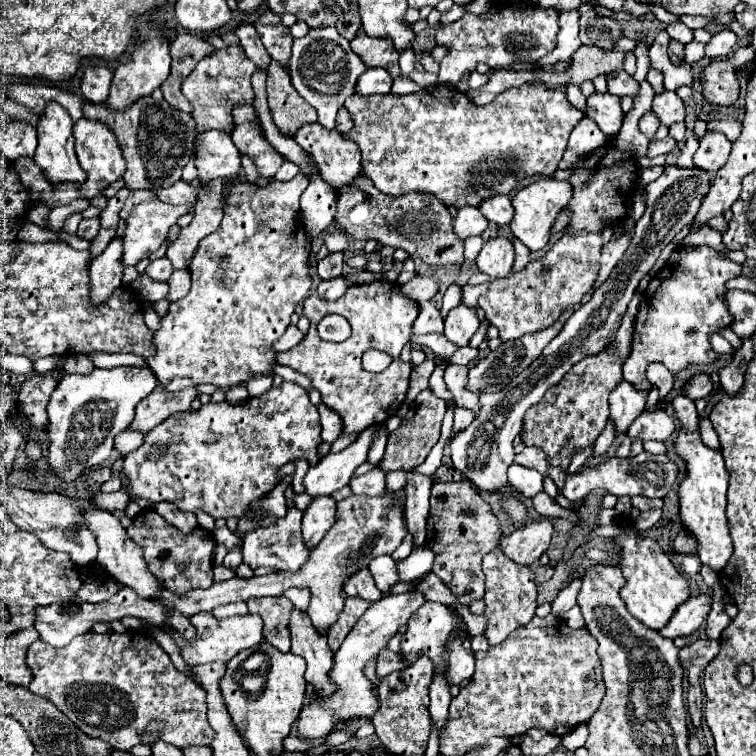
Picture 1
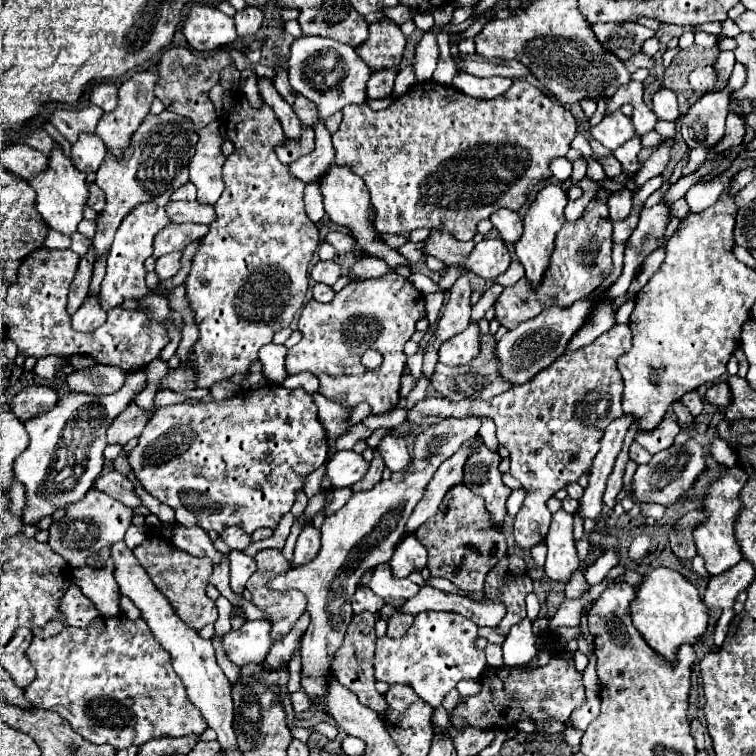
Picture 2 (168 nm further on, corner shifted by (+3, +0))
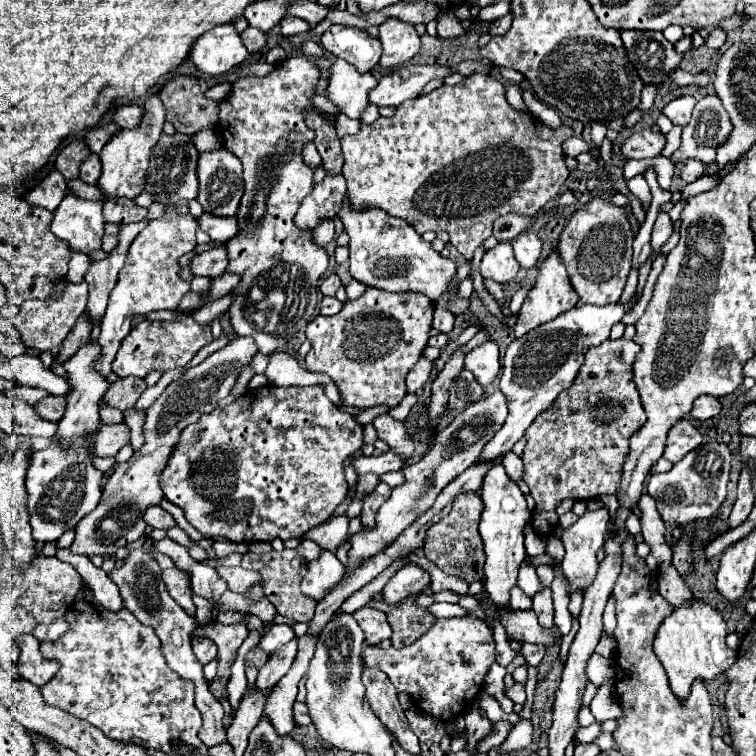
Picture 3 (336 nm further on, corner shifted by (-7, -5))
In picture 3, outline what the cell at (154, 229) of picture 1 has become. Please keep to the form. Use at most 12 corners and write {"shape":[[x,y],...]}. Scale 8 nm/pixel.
{"shape":[[174,207],[132,241],[102,317],[108,377],[134,315],[176,309],[196,217]]}

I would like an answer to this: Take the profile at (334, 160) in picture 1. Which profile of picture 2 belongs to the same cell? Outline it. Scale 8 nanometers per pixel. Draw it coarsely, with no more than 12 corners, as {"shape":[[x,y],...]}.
{"shape":[[350,168],[322,180],[326,214],[364,256],[412,268],[372,222],[368,188]]}

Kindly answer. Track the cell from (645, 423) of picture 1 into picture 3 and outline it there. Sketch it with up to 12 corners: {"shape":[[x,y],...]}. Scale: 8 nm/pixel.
{"shape":[[686,419],[670,433],[664,457],[680,461],[702,443],[702,433]]}

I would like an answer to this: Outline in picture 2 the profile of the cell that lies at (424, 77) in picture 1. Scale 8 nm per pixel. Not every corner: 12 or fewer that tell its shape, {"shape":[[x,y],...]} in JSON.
{"shape":[[384,18],[356,54],[372,70],[400,64],[406,36]]}

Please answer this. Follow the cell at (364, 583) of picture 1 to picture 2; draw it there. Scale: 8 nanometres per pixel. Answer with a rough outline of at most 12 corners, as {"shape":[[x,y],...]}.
{"shape":[[356,588],[354,614],[372,612],[378,618],[384,600],[370,588]]}

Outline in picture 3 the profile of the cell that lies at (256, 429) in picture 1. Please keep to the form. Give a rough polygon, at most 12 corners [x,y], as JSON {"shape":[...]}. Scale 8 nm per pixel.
{"shape":[[320,385],[188,425],[160,485],[204,537],[336,511],[362,427]]}

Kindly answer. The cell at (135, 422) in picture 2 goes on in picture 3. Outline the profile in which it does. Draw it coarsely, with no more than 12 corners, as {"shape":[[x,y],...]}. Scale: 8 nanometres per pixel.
{"shape":[[126,423],[102,425],[96,455],[114,457],[130,443]]}

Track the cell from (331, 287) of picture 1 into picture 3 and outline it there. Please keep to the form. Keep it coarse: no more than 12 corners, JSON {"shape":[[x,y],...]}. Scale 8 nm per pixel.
{"shape":[[324,297],[320,303],[322,315],[334,315],[342,309],[336,297]]}

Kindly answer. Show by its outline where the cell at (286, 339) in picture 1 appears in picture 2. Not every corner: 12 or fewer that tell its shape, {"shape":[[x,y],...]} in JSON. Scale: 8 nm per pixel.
{"shape":[[266,344],[258,352],[262,376],[282,384],[284,346]]}

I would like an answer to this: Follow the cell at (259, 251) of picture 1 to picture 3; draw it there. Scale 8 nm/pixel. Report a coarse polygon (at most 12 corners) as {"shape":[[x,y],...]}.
{"shape":[[318,67],[242,77],[218,133],[244,165],[228,309],[270,355],[308,325],[328,253],[302,111]]}

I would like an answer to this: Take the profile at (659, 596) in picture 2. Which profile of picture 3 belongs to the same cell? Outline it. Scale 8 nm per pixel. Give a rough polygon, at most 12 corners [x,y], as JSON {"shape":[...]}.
{"shape":[[702,599],[676,607],[654,653],[684,701],[736,663],[726,621]]}

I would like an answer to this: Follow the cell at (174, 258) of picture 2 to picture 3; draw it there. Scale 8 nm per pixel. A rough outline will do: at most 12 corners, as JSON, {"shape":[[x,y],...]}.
{"shape":[[224,245],[190,259],[192,275],[220,277],[228,257]]}

